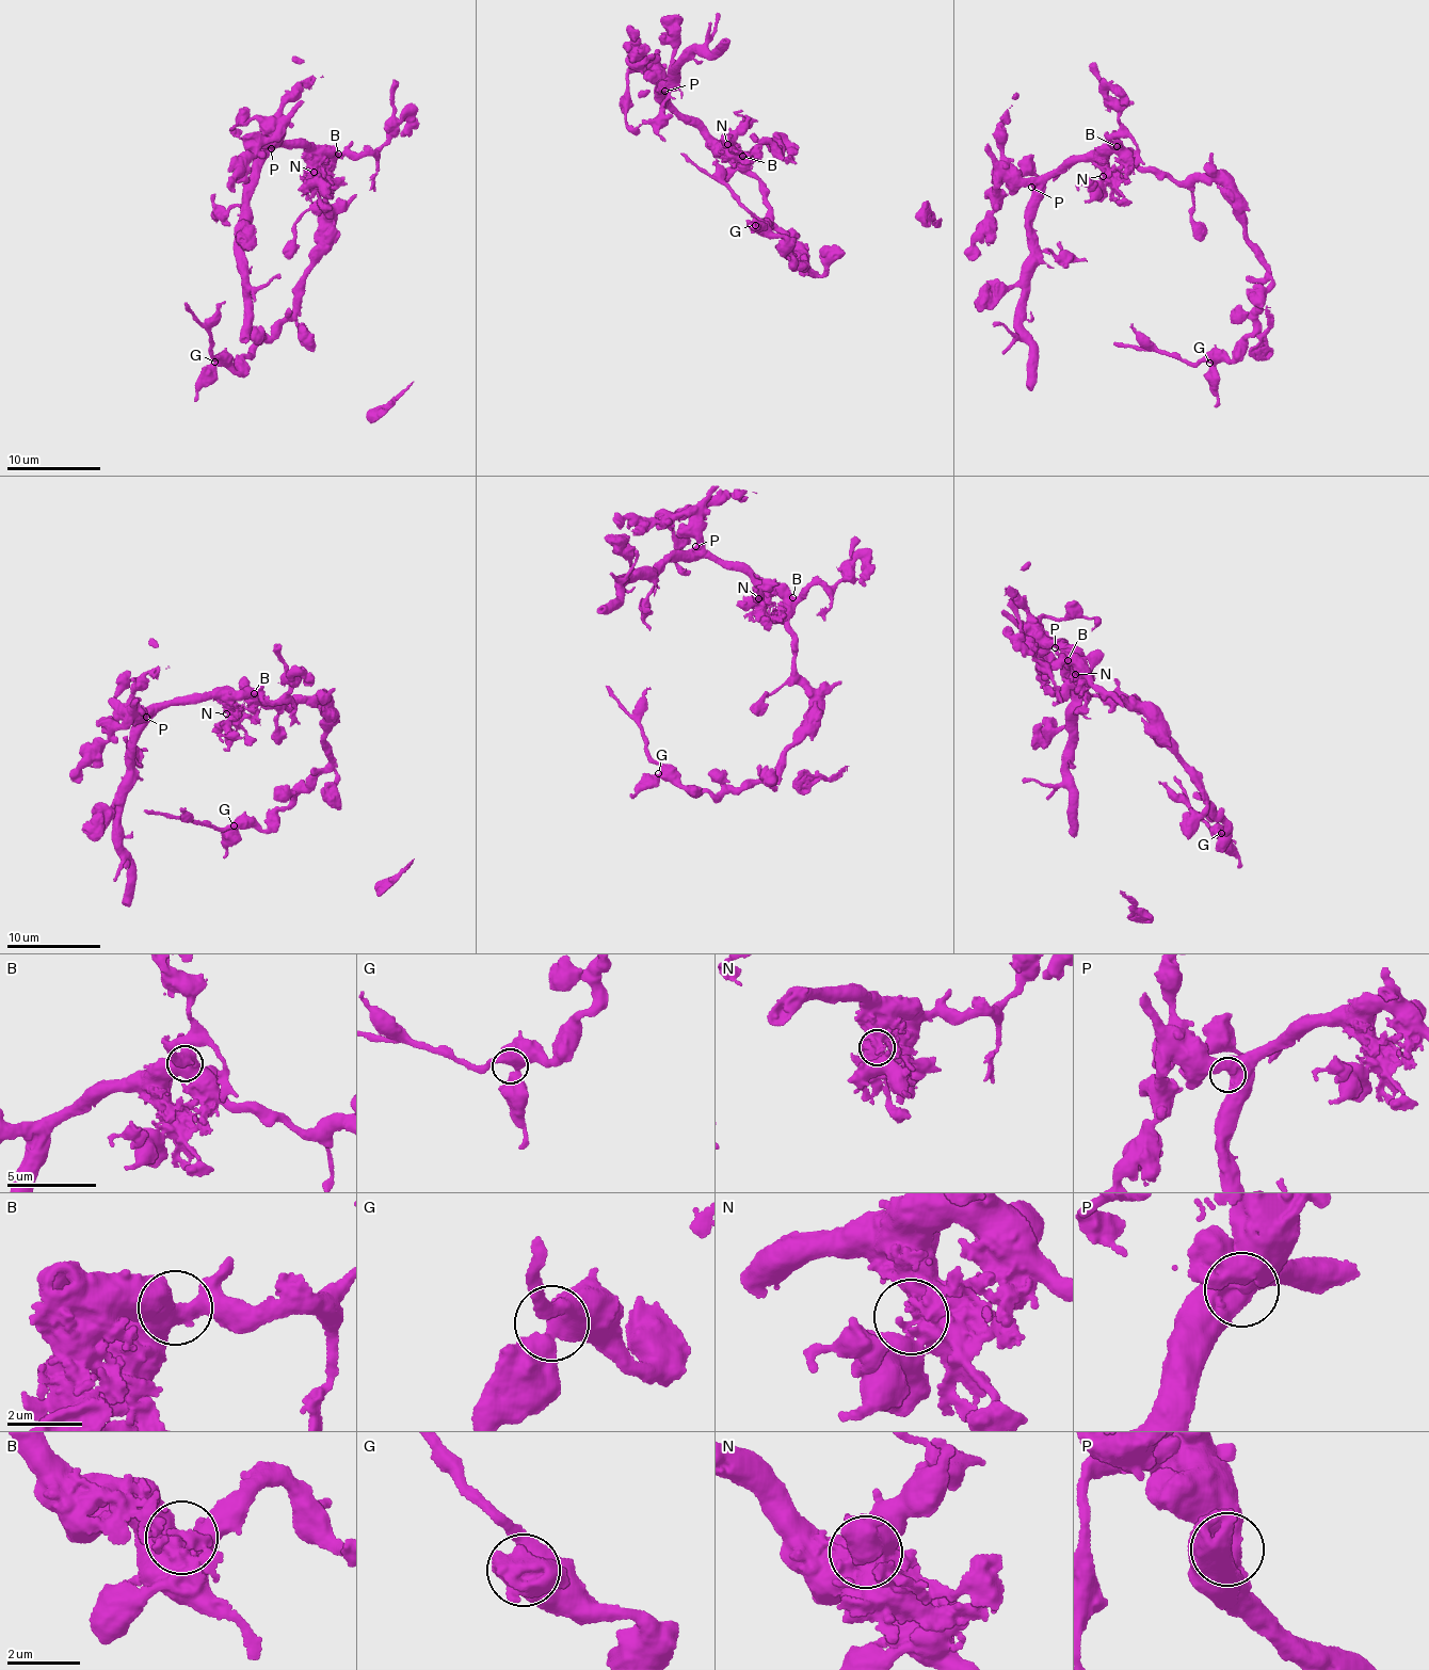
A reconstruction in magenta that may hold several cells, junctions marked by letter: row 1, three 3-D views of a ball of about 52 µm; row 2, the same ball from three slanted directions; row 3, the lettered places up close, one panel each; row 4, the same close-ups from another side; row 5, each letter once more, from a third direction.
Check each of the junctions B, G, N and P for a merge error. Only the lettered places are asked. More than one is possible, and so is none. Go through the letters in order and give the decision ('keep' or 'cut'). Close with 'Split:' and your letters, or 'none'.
B: keep
G: keep
N: keep
P: keep
Split: none

